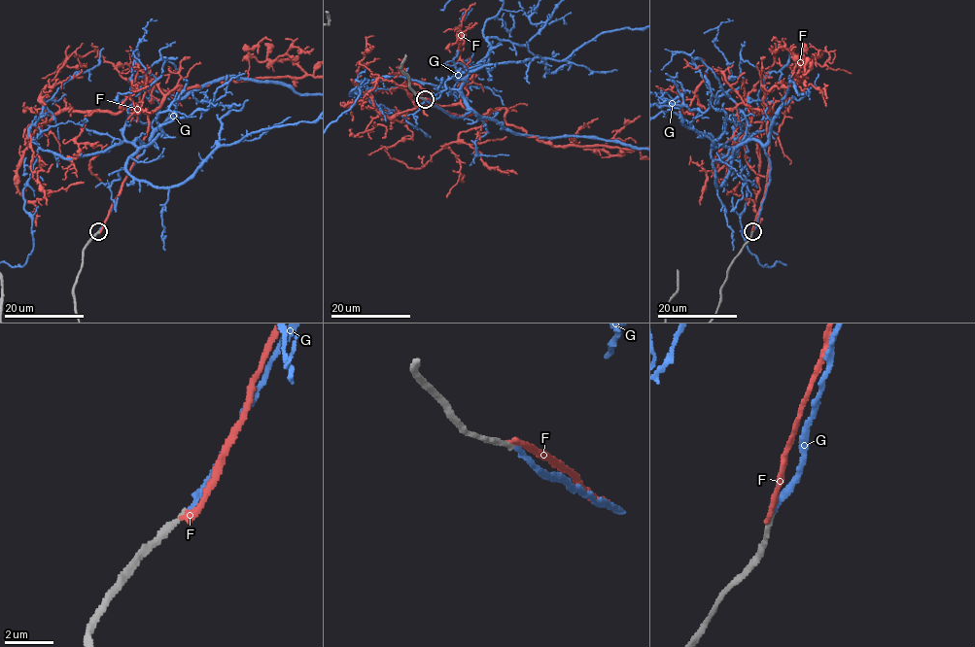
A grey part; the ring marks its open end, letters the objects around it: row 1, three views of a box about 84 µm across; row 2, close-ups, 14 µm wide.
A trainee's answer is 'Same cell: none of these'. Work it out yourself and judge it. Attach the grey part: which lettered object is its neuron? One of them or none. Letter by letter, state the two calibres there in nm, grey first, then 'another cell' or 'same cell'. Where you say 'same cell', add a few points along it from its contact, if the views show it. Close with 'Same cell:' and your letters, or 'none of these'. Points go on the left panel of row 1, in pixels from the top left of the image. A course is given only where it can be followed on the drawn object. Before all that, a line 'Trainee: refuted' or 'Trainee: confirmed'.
Trainee: refuted
F: 240 nm thick on the grey side, 240 nm on the other; another cell
G: 200 nm thick on the grey side, 180 nm on the other; same cell
Same cell: G

